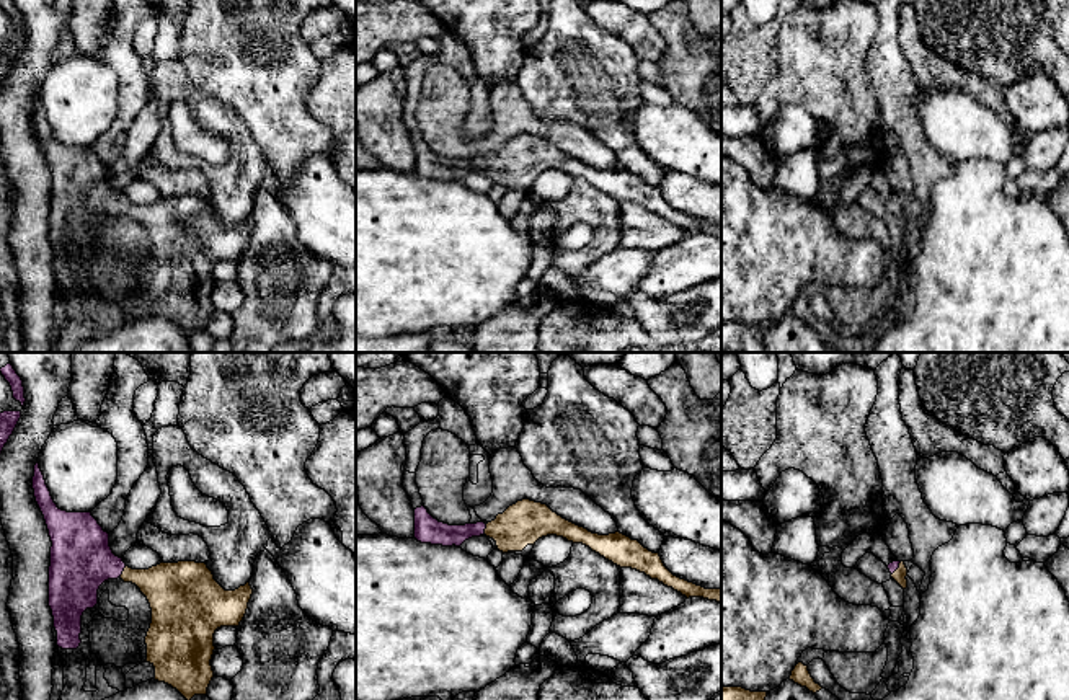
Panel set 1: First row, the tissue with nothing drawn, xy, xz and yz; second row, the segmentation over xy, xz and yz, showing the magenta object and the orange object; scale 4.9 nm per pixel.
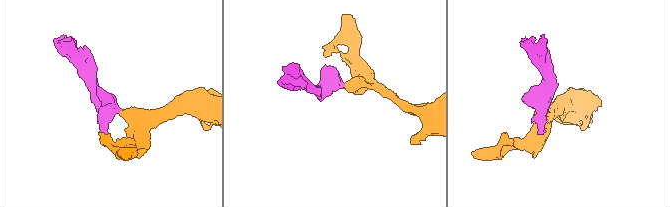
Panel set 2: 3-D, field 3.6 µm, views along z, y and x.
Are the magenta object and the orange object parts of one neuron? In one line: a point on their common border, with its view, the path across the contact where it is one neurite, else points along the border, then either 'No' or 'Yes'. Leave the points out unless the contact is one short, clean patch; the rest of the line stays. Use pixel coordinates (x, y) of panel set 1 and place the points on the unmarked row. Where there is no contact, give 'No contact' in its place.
Touches magenta at xy (123, 204). Path across: xy (82, 194), (123, 204), (170, 222). Yes

